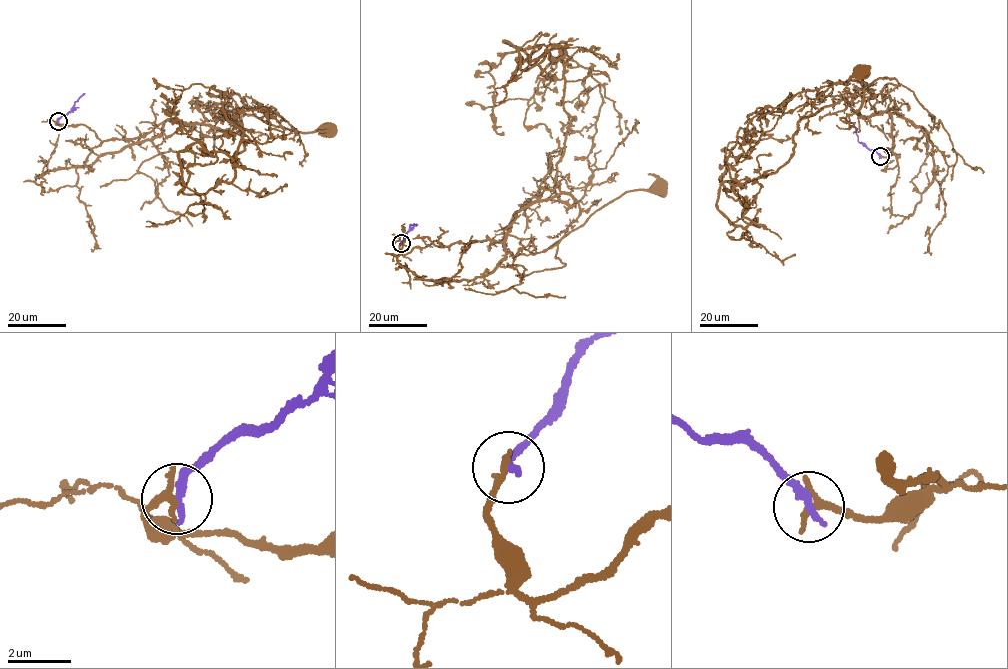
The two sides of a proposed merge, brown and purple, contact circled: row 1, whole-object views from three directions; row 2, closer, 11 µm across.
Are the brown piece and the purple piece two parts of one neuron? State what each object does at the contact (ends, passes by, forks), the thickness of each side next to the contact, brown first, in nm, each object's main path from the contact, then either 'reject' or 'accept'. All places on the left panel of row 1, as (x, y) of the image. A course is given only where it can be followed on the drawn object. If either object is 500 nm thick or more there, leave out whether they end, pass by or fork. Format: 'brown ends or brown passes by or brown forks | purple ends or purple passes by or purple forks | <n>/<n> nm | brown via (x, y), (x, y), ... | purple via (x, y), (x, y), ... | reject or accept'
brown ends | purple ends | 280/280 nm | brown via (58, 121), (104, 141), (136, 138), (167, 118), (243, 130), (212, 114), (219, 108), (296, 131), (329, 129) | purple via (58, 121), (85, 93) | reject

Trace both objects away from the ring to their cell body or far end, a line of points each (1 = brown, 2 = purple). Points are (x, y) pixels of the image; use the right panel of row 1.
1: (880, 156), (895, 153), (892, 118), (856, 112), (899, 85), (861, 85), (861, 71)
2: (880, 156), (858, 141), (856, 127)

